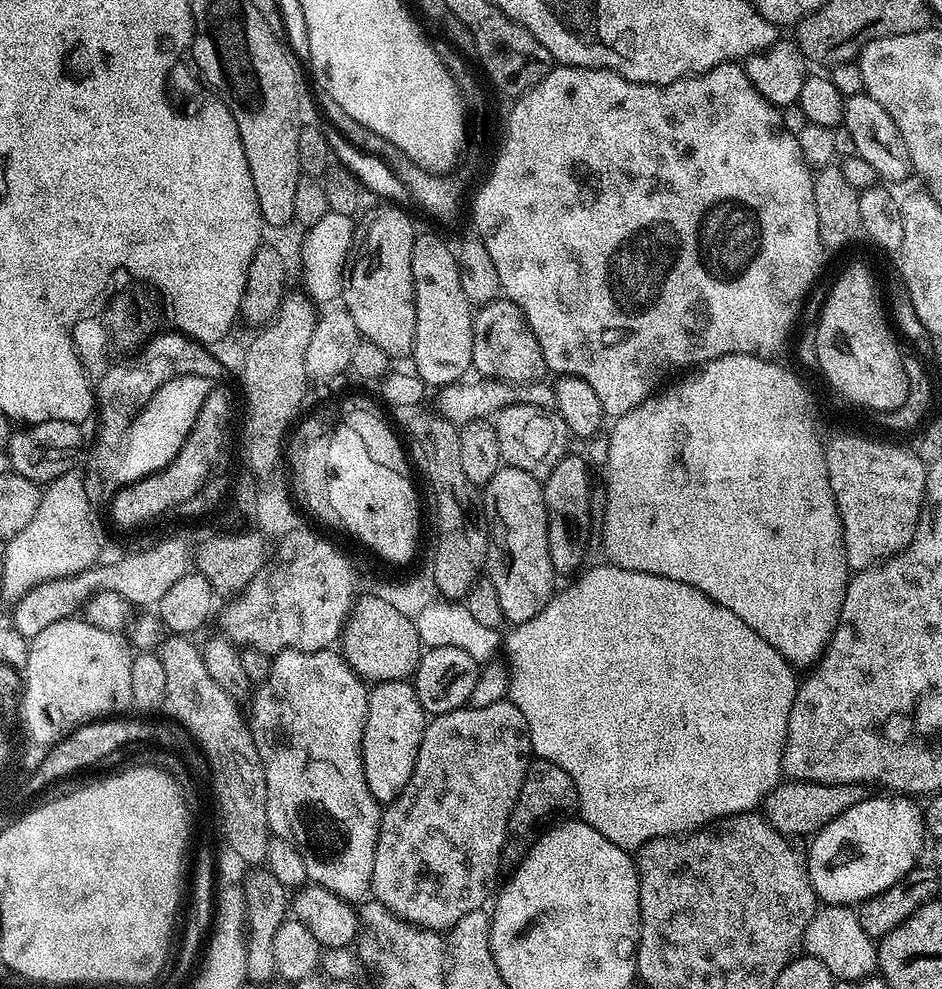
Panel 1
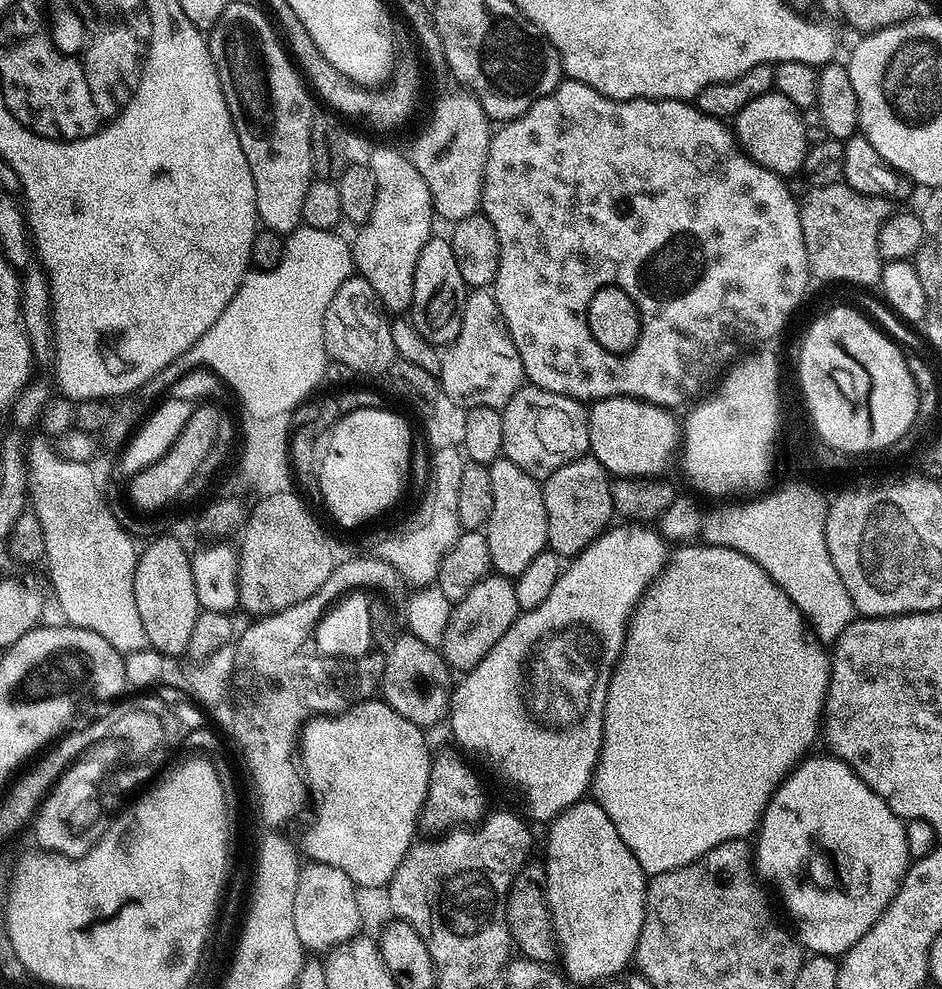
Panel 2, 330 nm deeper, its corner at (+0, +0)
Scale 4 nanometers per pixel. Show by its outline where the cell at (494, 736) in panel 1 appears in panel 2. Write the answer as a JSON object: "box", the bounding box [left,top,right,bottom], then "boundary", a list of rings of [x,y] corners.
{"box":[418,751,489,834],"boundary":[[[437,751],[432,758],[428,793],[418,823],[421,829],[434,832],[430,834],[444,834],[457,826],[479,825],[489,811],[488,796],[475,770],[463,760],[465,757],[459,751],[456,752]]]}

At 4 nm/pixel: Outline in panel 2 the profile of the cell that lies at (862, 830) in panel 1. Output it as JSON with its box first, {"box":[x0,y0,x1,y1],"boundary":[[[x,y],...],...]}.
{"box":[754,754,910,958],"boundary":[[[812,754],[801,760],[788,773],[788,777],[776,787],[772,801],[766,806],[764,816],[760,820],[758,835],[754,840],[754,864],[758,869],[759,875],[765,881],[773,880],[776,883],[776,888],[780,891],[780,896],[784,899],[784,904],[788,907],[789,914],[794,919],[800,920],[796,924],[797,929],[795,928],[795,931],[798,933],[801,945],[809,953],[839,958],[850,950],[850,946],[854,946],[854,942],[858,942],[858,938],[862,938],[862,934],[870,931],[874,926],[874,922],[878,922],[878,918],[886,910],[888,903],[896,897],[896,891],[900,889],[904,874],[910,867],[910,857],[906,850],[905,821],[896,816],[894,810],[890,810],[888,803],[878,794],[874,794],[874,790],[870,790],[870,786],[866,786],[866,782],[862,782],[856,777],[856,773],[853,772],[849,764],[844,763],[842,760],[837,760],[830,754],[823,755],[815,756],[815,754]]]}

